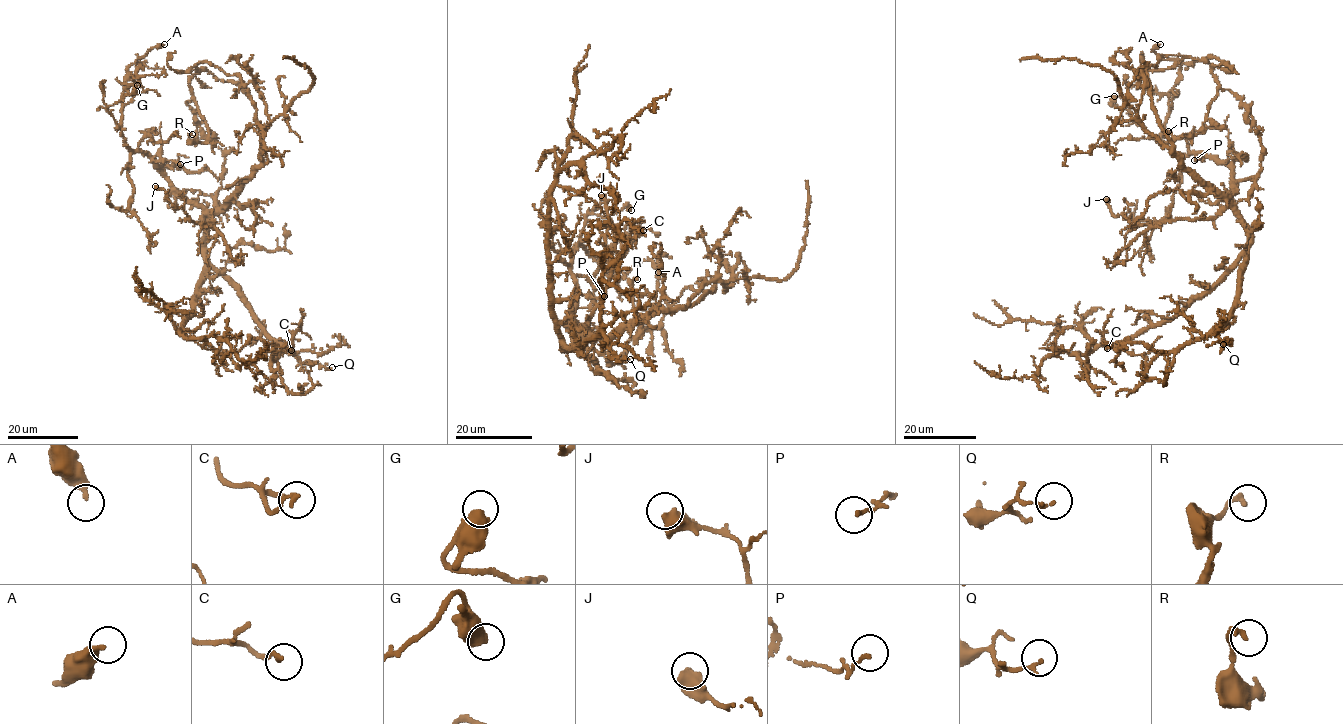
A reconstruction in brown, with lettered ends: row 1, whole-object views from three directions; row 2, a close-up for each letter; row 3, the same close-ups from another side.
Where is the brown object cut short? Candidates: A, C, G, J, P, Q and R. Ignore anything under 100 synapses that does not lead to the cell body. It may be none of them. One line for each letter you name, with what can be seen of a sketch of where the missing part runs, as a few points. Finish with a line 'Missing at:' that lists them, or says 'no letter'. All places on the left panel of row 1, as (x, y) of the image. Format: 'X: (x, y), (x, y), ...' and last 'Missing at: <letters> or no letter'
Missing at: no letter

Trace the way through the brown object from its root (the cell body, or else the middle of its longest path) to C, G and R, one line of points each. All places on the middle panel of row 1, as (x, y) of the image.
C: (593, 337), (563, 347), (579, 347), (600, 332), (602, 274), (624, 244), (619, 224), (628, 220), (643, 230)
G: (593, 337), (578, 333), (571, 324), (577, 295), (572, 256), (586, 215), (606, 217), (626, 205), (631, 210)
R: (593, 337), (685, 309), (716, 288), (685, 287), (662, 322), (638, 334), (631, 295), (637, 279)

